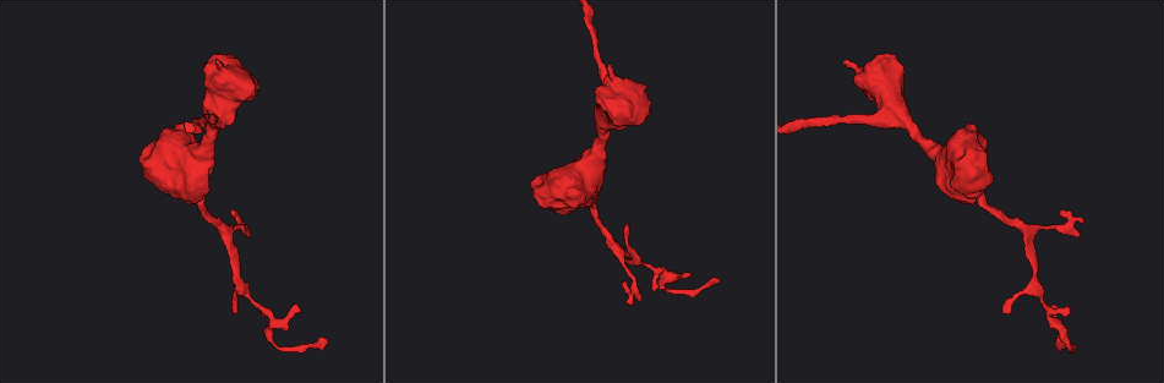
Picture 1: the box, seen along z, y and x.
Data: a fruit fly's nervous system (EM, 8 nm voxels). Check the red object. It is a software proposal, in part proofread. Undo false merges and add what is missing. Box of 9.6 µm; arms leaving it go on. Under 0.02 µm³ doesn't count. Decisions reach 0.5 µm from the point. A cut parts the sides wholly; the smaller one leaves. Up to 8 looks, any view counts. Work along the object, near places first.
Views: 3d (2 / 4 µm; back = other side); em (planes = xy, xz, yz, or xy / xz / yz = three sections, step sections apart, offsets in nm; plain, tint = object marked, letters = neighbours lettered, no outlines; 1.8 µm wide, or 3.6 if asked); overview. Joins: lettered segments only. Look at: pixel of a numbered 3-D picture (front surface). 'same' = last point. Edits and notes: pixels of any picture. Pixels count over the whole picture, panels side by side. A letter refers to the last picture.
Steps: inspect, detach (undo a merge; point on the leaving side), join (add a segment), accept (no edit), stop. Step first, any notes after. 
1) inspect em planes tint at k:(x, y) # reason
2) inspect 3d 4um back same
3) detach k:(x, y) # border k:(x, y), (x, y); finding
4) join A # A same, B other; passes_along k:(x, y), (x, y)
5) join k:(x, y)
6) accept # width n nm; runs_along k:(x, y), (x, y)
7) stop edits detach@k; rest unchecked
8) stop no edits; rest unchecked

inspect 3d 4um at 1:(1061, 210) # tapers out

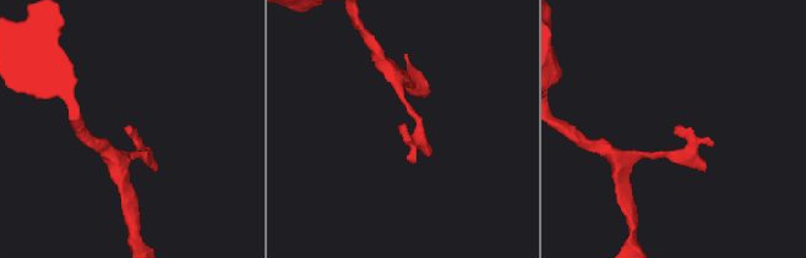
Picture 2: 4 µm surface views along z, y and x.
inspect em xy step 8 letters at 2:(404, 134) # shape alone is not enough

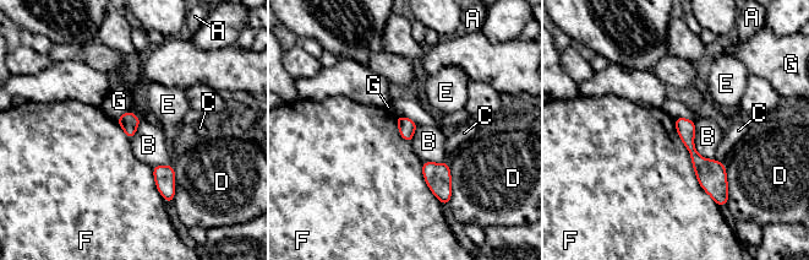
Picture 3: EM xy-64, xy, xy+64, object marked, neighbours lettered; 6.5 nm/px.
accept # A other, B other, C other, D other, E other, F other, G other; no lettered segment goes on from it

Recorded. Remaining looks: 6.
inspect em yz step 8 tint at 1:(716, 280) # branch stops here

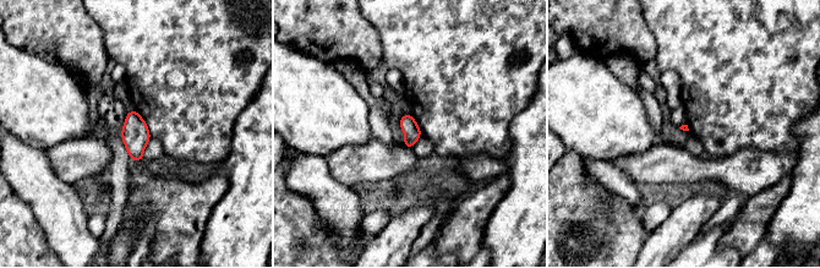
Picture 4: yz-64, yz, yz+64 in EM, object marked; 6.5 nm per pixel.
inspect em planes tint same # cut it another way

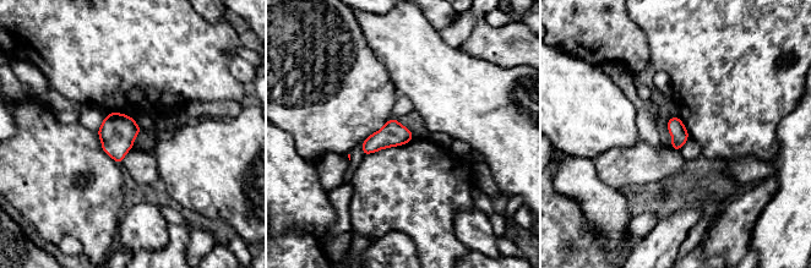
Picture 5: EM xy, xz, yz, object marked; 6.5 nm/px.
inspect em planes letters same # what lies round it

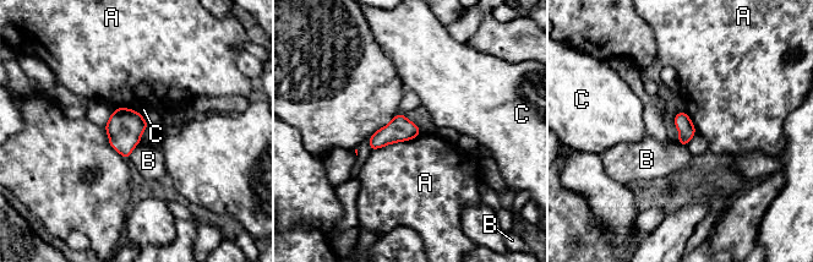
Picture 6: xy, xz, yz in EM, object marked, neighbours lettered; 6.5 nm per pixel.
accept # A other, B other, C other; border 6:(420, 134), (370, 151); no lettered segment goes on from it

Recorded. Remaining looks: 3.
inspect 3d 4um at 1:(216, 61) # free end

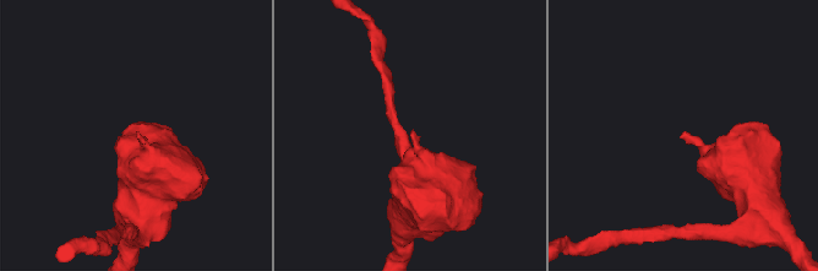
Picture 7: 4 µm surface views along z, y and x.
inspect em planes plain at 7:(137, 135)

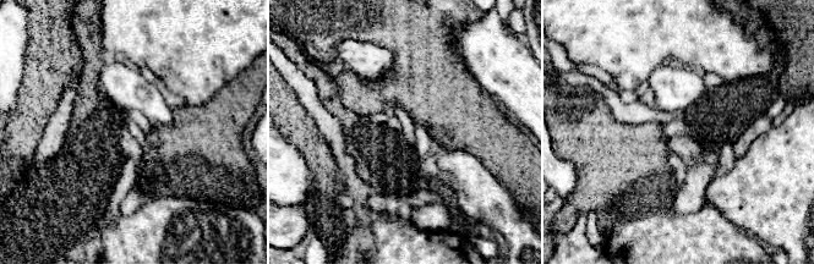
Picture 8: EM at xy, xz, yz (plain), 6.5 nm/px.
inspect em planes letters same # see the neighbours

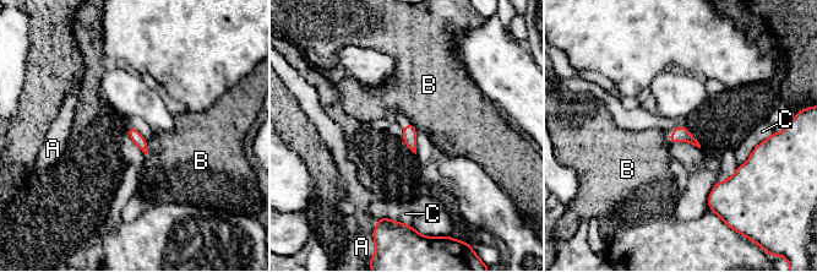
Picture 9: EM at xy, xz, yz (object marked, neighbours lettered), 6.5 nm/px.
accept # A other, B other, C other; none of them fits

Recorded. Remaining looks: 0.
stop no edits; rest unchecked

